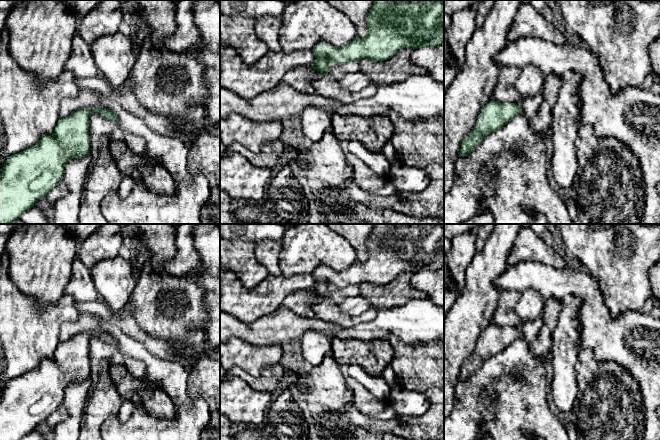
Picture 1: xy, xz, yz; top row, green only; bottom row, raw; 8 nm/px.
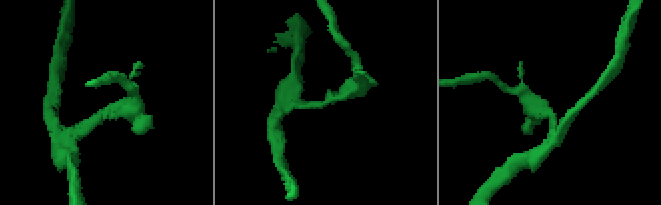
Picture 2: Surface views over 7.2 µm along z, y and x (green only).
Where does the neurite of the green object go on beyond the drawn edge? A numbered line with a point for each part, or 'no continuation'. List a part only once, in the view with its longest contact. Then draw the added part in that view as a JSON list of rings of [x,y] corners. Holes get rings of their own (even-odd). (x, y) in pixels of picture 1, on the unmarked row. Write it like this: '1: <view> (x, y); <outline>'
no continuation

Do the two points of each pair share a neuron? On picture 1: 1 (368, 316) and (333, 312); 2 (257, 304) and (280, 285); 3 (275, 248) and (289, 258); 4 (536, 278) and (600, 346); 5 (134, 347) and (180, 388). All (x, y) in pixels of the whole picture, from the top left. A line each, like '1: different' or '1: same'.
1: same
2: same
3: different
4: same
5: same

